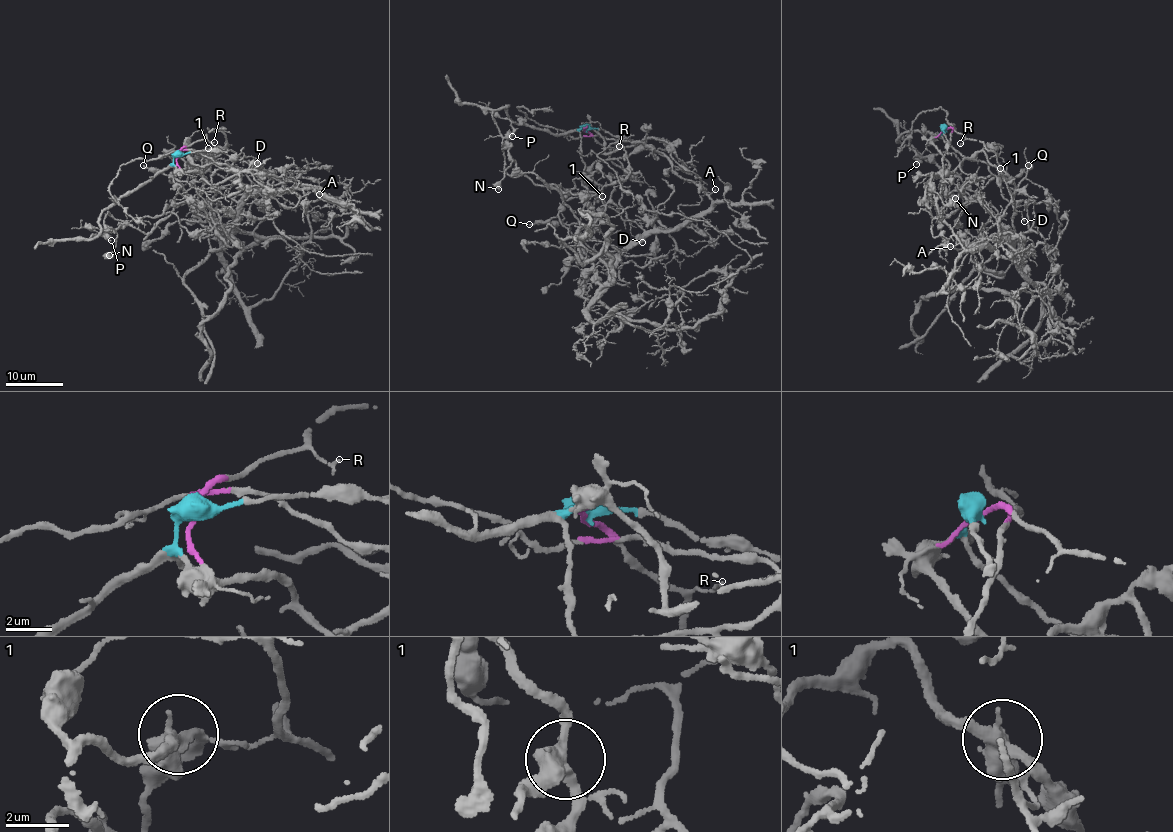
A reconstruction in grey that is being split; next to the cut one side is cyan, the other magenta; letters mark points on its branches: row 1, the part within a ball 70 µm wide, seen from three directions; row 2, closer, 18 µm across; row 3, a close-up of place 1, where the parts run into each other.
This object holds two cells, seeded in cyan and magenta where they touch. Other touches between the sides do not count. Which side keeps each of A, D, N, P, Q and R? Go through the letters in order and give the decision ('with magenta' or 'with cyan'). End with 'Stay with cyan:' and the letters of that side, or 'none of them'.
A: with magenta
D: with magenta
N: with cyan
P: with cyan
Q: with magenta
R: with magenta
Stay with cyan: N, P

